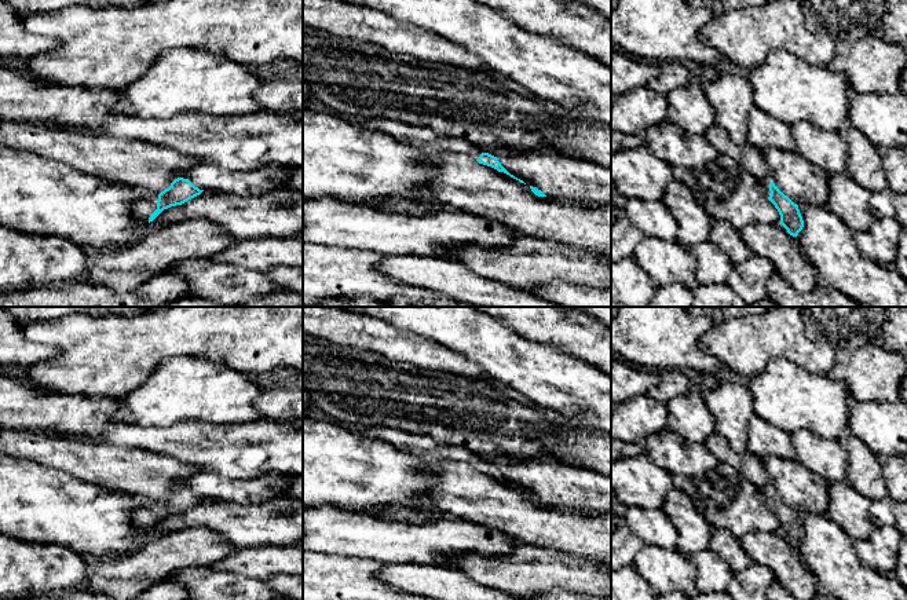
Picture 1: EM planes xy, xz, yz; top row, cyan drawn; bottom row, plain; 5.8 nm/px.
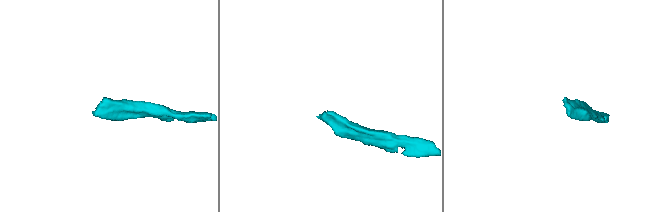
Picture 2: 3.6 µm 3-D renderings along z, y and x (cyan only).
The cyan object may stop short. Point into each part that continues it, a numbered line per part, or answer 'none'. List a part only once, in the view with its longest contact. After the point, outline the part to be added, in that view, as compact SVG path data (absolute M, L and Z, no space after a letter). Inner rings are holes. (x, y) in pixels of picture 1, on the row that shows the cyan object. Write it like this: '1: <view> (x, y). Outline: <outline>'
1: xy (142, 209). Outline: M151 193L136 201L132 206L132 215L142 227L147 227L150 215L157 209L158 194Z

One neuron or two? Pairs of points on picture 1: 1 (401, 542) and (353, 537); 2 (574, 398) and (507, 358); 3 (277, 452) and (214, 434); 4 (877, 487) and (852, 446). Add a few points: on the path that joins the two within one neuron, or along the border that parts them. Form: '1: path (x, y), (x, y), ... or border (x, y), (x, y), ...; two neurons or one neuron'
1: path (388, 541), (365, 537); one neuron
2: path (558, 381), (523, 363); one neuron
3: path (262, 447), (249, 447), (240, 439), (229, 435); one neuron
4: path (867, 478), (859, 456); one neuron

